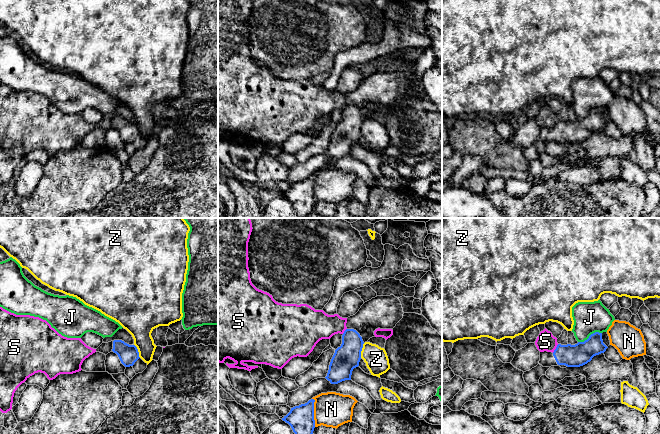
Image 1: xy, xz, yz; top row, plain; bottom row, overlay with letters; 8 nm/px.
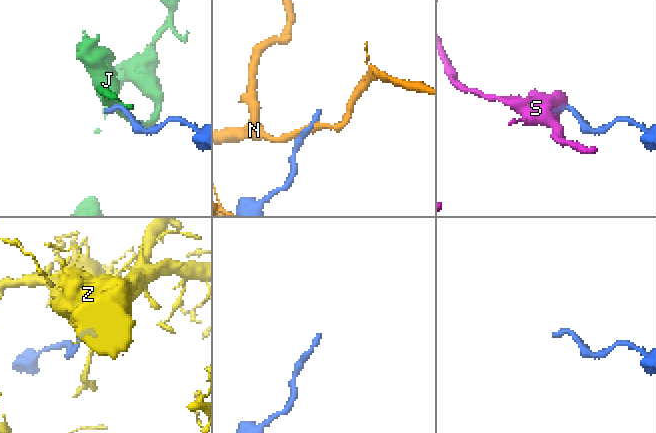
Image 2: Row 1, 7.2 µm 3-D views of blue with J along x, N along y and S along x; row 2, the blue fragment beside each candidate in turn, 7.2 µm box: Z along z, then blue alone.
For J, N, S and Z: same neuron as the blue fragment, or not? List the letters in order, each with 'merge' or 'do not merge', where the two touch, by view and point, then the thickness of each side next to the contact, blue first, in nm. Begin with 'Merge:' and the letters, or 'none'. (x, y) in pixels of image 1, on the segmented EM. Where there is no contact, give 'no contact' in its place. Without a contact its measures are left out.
Merge: none
J: do not merge; contact yz (589, 336); calibres 180 and 260 nm
N: do not merge; contact xz (313, 412); calibres 200 and 280 nm
S: do not merge; contact yz (556, 348); calibres 180 and 150 nm
Z: do not merge; contact xz (361, 350); calibres 200 and 190 nm

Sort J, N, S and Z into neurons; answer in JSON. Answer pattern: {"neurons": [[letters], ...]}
{"neurons": [["J"], ["N"], ["S"], ["Z"]]}

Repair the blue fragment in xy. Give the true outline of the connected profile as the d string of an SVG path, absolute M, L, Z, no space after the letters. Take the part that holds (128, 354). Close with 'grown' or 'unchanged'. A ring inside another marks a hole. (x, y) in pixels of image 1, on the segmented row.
M114 340L112 351L118 355L125 367L132 366L136 374L142 373L147 368L147 363L139 357L135 345L129 345L122 340Z | grown

